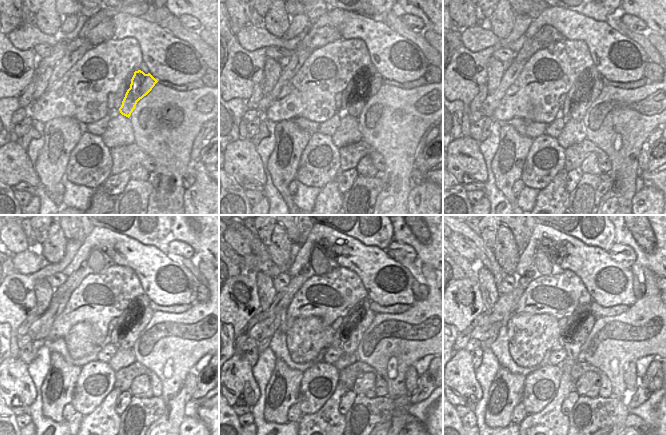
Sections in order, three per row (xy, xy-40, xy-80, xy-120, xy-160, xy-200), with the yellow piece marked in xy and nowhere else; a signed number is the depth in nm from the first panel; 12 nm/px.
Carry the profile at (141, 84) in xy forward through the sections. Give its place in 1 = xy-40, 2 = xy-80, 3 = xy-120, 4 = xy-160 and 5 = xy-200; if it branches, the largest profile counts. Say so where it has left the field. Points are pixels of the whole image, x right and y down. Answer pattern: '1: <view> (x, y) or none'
1: xy-40 (359, 95)
2: xy-80 (579, 107)
3: xy-120 (131, 332)
4: xy-160 (349, 346)
5: xy-200 (551, 418)

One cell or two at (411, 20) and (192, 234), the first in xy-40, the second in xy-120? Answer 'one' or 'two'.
two

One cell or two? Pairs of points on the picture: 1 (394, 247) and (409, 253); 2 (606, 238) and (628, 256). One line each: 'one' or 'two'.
1: one
2: two

